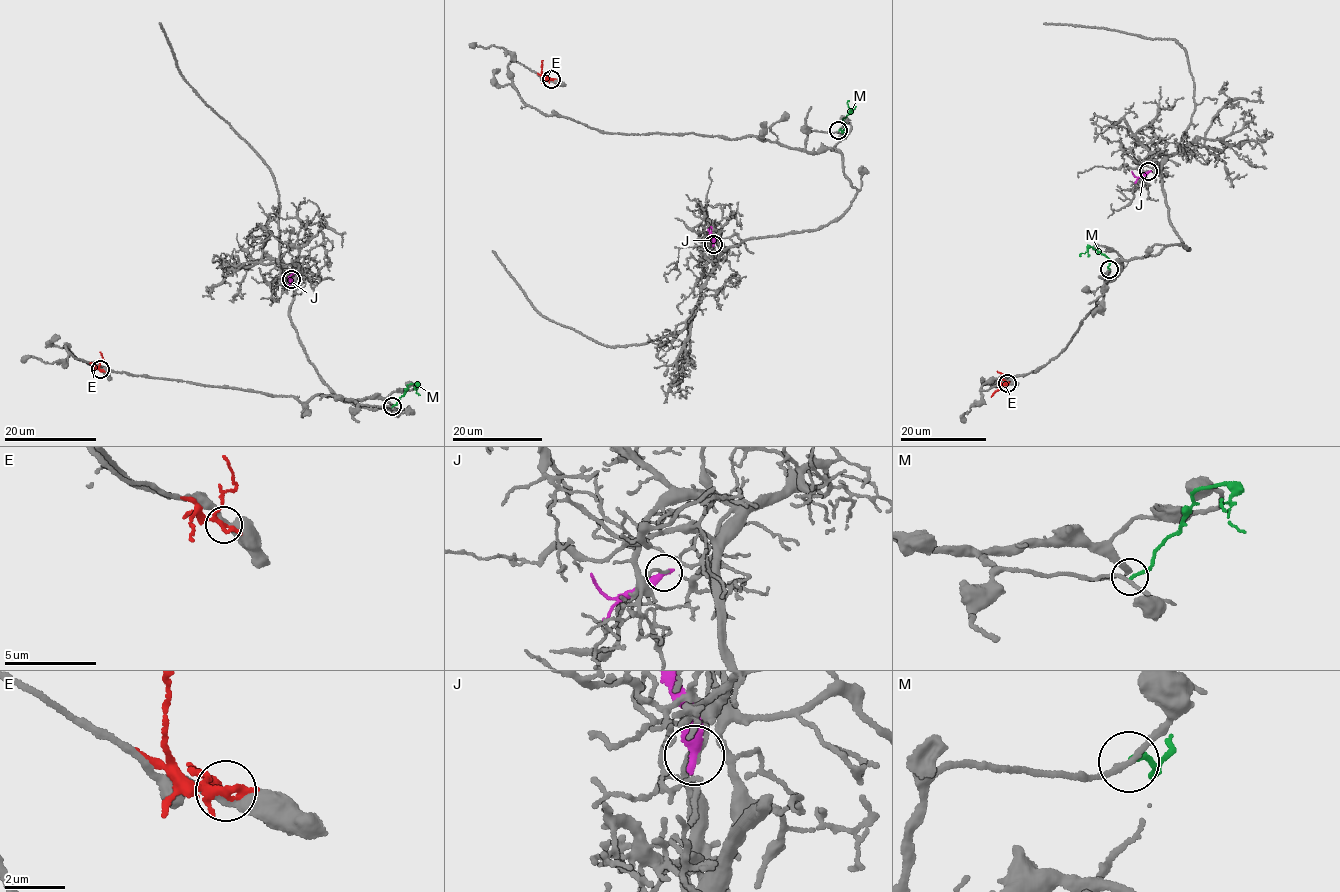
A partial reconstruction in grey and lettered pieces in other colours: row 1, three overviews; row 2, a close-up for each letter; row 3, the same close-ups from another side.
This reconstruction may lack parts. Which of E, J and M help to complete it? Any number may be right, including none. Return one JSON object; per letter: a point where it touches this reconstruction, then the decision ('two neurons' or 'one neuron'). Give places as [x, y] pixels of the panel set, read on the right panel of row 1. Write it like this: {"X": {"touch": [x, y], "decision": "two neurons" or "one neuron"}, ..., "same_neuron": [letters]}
{"E": {"touch": [1007, 383], "decision": "two neurons"}, "J": {"touch": [1148, 171], "decision": "two neurons"}, "M": {"touch": [1109, 269], "decision": "two neurons"}, "same_neuron": []}

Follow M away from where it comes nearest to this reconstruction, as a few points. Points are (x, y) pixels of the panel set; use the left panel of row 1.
M: (392, 406), (408, 385), (416, 384), (416, 389)

